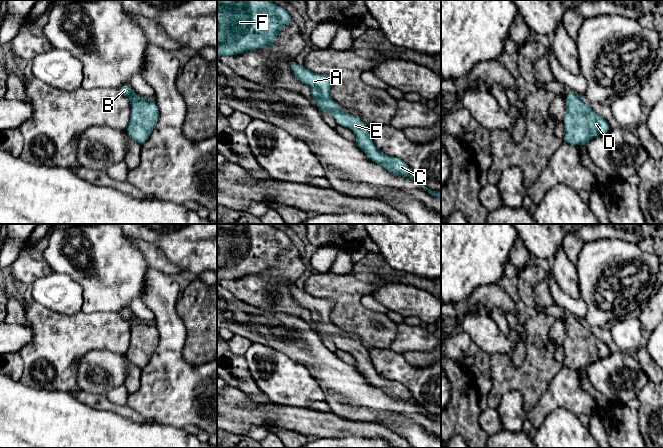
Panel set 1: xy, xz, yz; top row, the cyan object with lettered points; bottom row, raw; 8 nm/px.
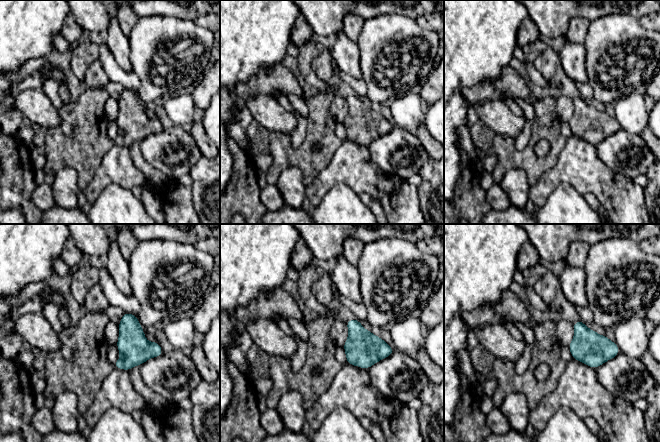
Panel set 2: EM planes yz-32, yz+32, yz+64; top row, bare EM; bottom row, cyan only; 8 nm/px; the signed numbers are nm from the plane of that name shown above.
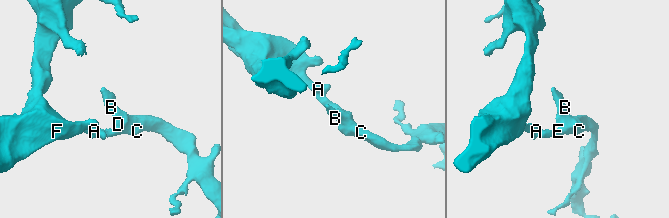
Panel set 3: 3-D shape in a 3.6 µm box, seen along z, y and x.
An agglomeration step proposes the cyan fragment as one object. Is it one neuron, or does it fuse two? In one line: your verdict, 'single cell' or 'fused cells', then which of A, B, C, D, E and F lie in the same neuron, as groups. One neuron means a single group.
single cell | A B C D E F

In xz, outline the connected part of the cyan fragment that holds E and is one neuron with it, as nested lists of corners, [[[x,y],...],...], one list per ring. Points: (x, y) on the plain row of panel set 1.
[[[290,284],[290,291],[294,300],[308,309],[317,332],[320,335],[330,337],[338,349],[351,353],[355,359],[354,365],[358,372],[373,386],[382,390],[387,395],[403,401],[413,401],[434,421],[441,423],[441,416],[428,413],[416,402],[408,388],[398,381],[382,377],[373,367],[370,355],[361,343],[340,334],[340,329],[330,320],[330,312],[334,306],[334,300],[329,298],[316,298]]]

